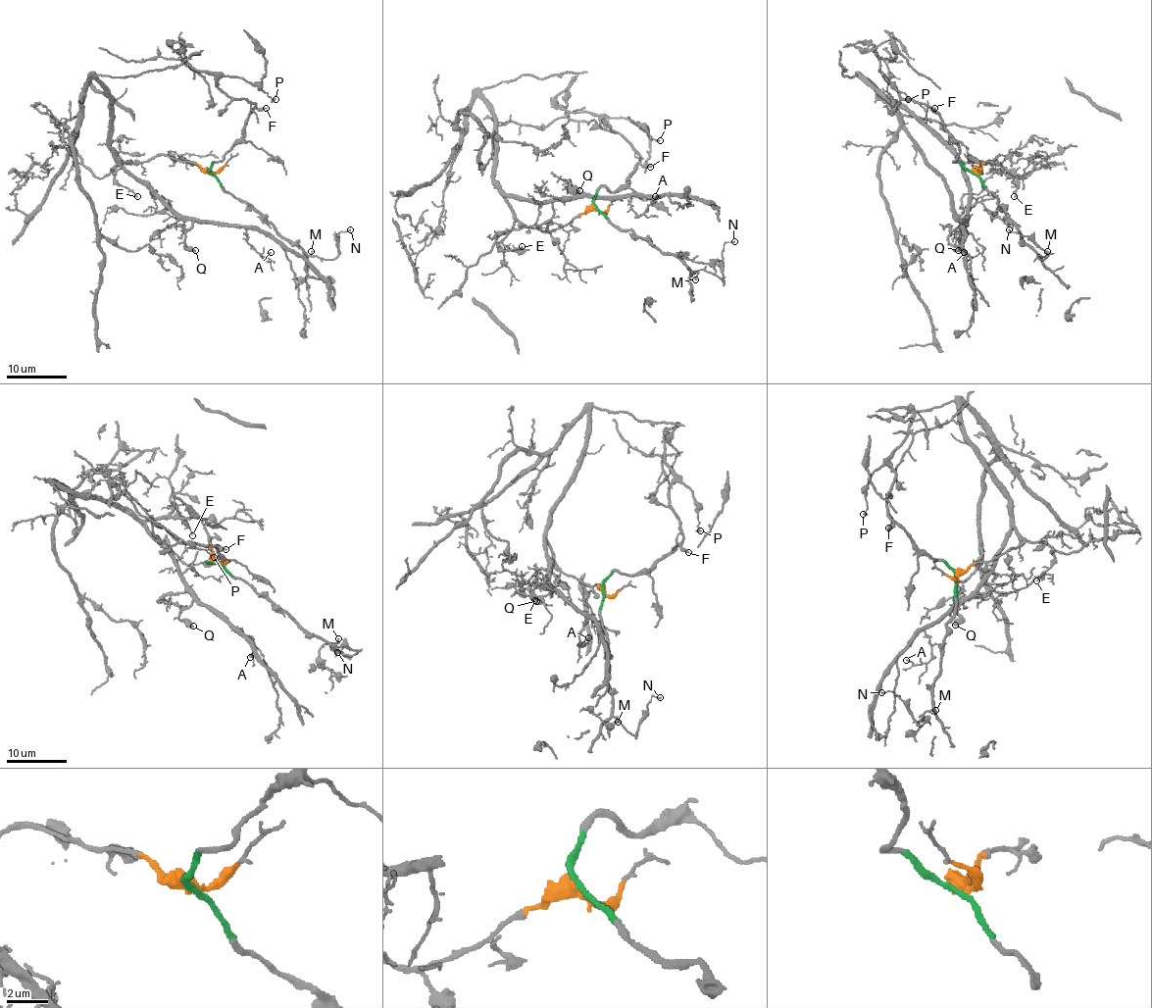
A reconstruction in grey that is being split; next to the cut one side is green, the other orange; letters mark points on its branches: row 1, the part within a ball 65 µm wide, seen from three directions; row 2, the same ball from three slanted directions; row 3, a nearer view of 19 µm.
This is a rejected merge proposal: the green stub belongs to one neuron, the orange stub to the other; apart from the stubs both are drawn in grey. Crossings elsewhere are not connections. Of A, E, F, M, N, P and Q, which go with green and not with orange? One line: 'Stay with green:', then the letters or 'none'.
Stay with green: F, M, N, P

